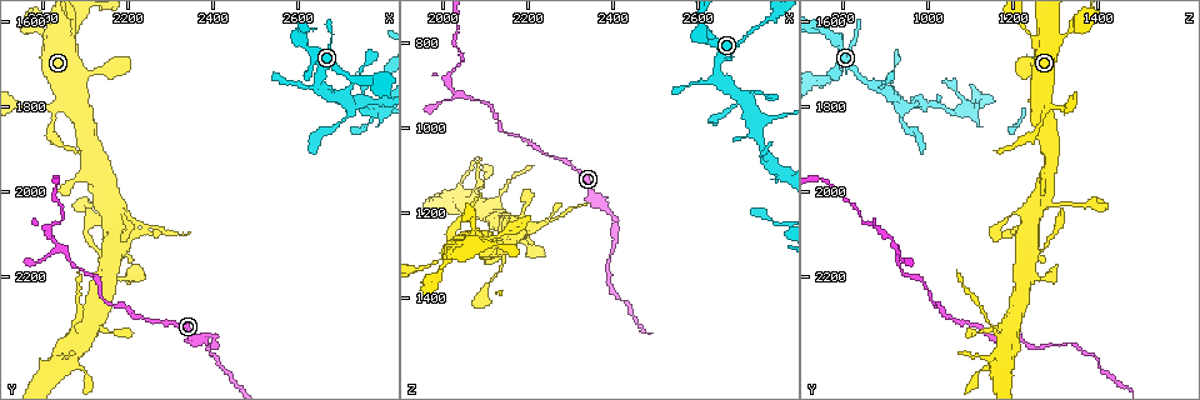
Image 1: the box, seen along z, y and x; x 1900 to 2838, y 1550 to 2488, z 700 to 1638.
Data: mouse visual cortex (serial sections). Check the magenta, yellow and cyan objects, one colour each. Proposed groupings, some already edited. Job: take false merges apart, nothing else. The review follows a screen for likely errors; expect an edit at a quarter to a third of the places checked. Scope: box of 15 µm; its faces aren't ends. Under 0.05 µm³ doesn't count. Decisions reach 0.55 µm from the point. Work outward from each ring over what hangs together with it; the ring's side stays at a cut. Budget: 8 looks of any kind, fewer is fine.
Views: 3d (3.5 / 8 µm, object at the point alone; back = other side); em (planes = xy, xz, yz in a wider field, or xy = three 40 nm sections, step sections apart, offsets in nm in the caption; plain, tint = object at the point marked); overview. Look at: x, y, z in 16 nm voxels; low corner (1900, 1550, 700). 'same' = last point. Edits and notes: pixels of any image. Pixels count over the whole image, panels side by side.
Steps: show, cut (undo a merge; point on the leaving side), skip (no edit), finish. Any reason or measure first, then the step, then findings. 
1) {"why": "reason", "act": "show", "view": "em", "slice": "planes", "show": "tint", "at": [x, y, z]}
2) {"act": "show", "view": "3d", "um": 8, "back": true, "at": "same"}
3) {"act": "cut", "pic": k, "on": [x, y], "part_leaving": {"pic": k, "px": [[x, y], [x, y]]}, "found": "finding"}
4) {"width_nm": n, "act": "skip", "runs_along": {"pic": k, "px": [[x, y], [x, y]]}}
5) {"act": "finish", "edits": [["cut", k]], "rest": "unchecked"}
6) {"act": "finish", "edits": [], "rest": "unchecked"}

{"why": "four or more arms meet", "act": "show", "view": "3d", "um": 3.5, "at": [2720, 1795, 940]}

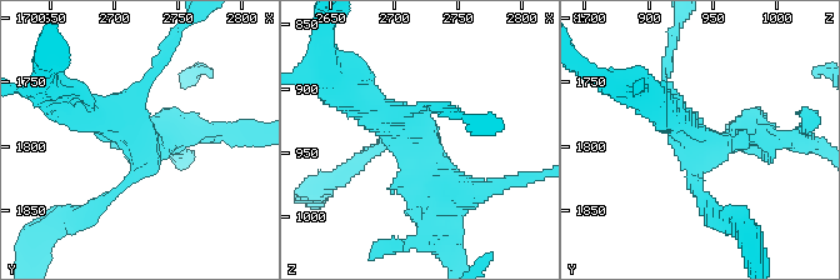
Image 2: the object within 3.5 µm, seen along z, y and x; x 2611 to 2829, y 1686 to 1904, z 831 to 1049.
{"act": "show", "view": "em", "slice": "xy", "step": 2, "show": "tint", "at": [2720, 1798, 938]}

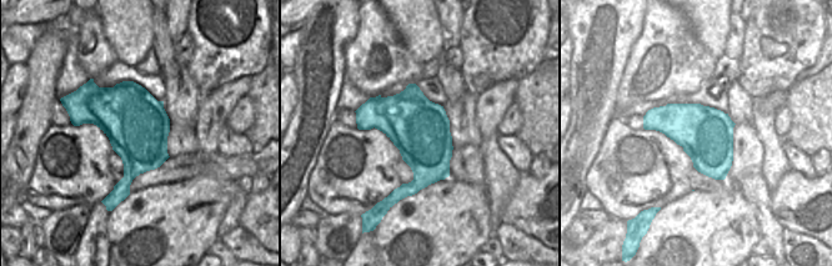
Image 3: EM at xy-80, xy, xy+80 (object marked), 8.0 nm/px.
{"width_nm": 480, "act": "skip", "runs_along": {"pic": 2, "px": [[355, 103], [424, 141], [435, 211]]}, "found": "one cell here"}

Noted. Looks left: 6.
{"why": "abrupt turn", "act": "show", "view": "3d", "um": 3.5, "at": [2130, 2145, 1265]}

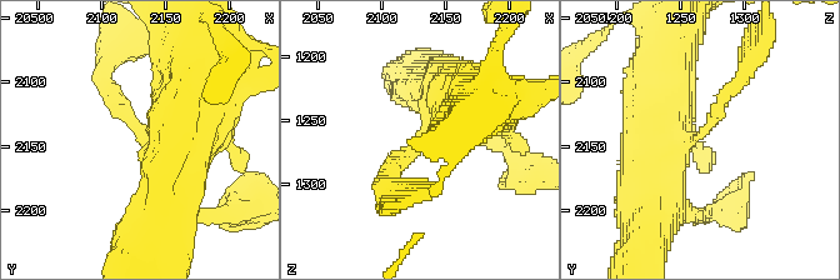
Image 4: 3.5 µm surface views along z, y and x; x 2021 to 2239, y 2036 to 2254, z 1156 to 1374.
{"arm_widths_nm": [200, 800], "why": "shape alone is not enough", "act": "show", "view": "em", "slice": "planes", "show": "tint", "at": [2134, 2140, 1268]}

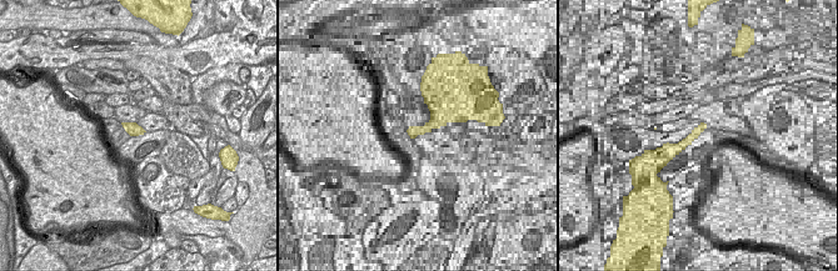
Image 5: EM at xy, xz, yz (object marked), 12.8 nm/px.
{"act": "skip", "runs_along": {"pic": 4, "px": [[469, 103], [396, 160], [384, 186]]}, "found": "continuous, no second cell"}

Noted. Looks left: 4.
{"why": "narrows sharply", "act": "show", "view": "3d", "um": 3.5, "back": true, "at": [2020, 1835, 1265]}

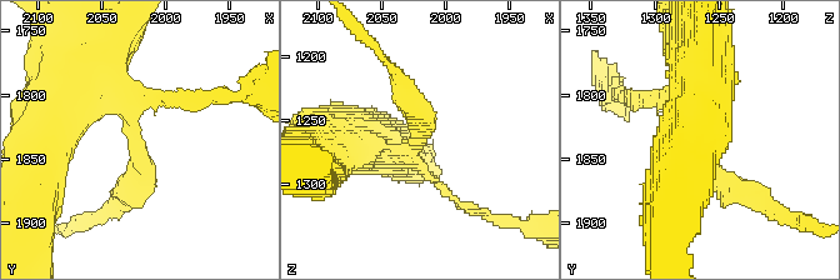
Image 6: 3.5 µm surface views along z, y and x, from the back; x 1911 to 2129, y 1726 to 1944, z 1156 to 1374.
{"arm_widths_nm": [300, 300], "act": "show", "view": "em", "slice": "xy", "step": 2, "show": "tint", "at": [2022, 1832, 1268]}

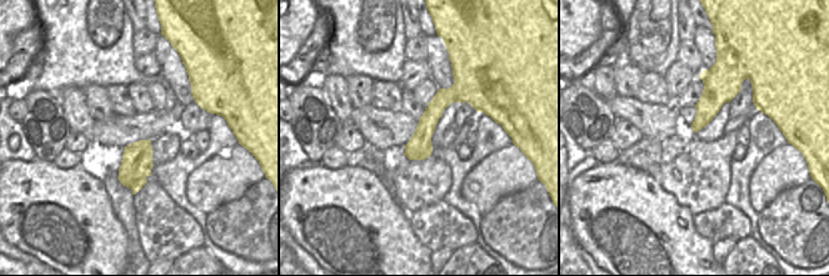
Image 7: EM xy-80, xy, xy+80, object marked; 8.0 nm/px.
{"width_nm": 200, "act": "skip", "runs_along": {"pic": 7, "px": [[458, 84], [433, 111], [411, 156]]}, "found": "all the same cell"}

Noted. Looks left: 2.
{"why": "sudden change in width", "act": "show", "view": "3d", "um": 3.5, "at": [2025, 2070, 875]}

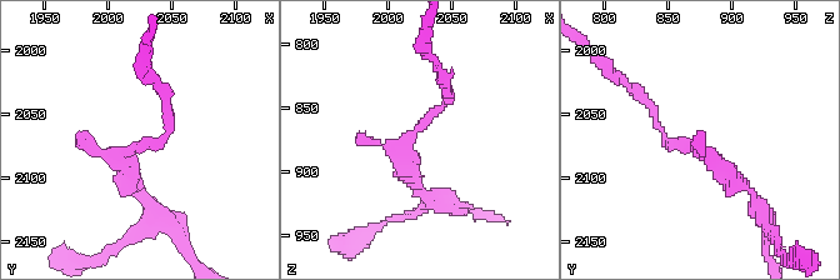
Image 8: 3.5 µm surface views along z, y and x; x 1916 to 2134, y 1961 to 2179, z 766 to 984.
{"act": "show", "view": "em", "slice": "xy", "step": 3, "show": "tint", "at": [2020, 2076, 870]}

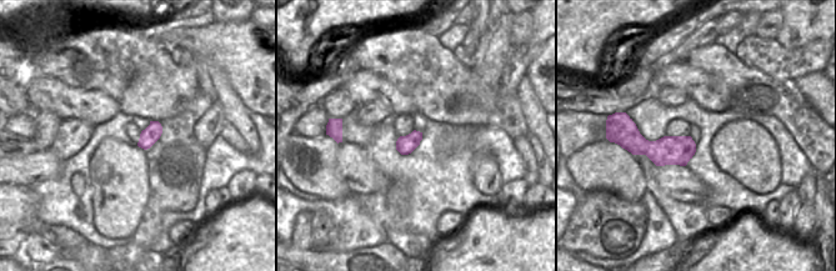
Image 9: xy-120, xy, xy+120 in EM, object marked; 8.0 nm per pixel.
{"act": "skip", "runs_along": {"pic": 8, "px": [[753, 194], [669, 140], [644, 98]]}, "found": "continuous, no second cell"}

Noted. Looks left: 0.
{"act": "finish", "edits": [], "rest": "unchecked"}

